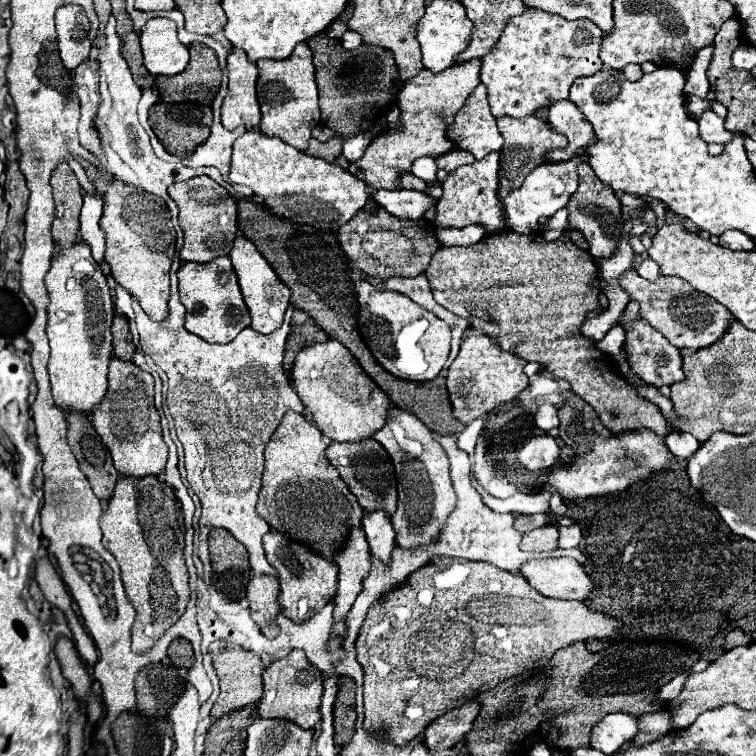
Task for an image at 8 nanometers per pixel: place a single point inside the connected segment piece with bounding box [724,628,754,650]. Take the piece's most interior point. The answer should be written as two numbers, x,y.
735,638

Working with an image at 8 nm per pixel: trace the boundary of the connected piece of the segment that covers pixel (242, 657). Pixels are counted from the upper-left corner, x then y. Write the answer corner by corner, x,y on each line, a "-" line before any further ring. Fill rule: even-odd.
214,642
210,652
212,652
212,664
220,678
220,696
214,702
210,716
214,720
218,720
220,716
226,716
234,710
242,710
246,706
256,706
262,698
262,672
264,672
262,660
256,658
254,654
246,652
240,646
232,646
232,644
224,644
224,642

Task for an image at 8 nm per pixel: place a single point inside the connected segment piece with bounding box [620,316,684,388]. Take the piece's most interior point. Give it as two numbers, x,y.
653,358

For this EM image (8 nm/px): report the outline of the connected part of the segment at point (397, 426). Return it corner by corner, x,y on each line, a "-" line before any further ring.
394,410
386,426
378,430
374,438
386,448
396,468
398,508
390,520
396,530
398,546
412,550
434,544
458,500
450,480
450,460
444,448
422,422
402,422
402,410

